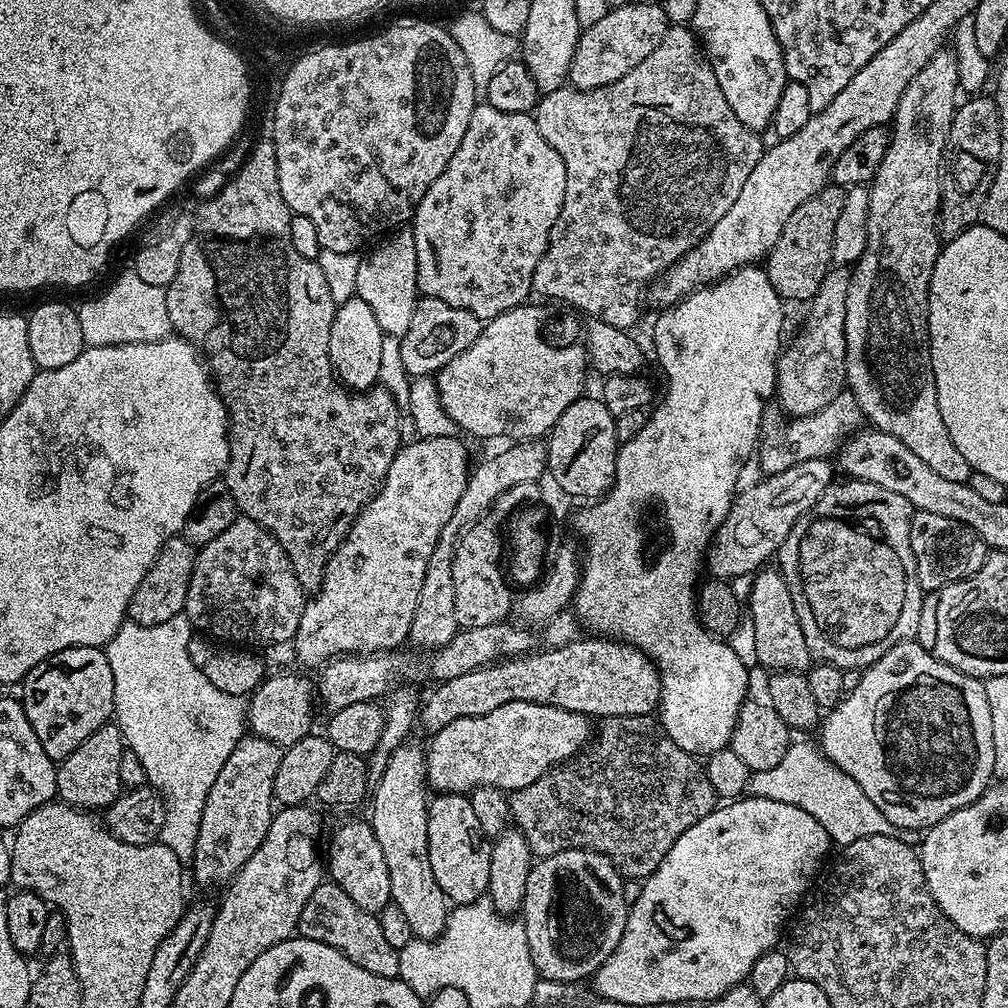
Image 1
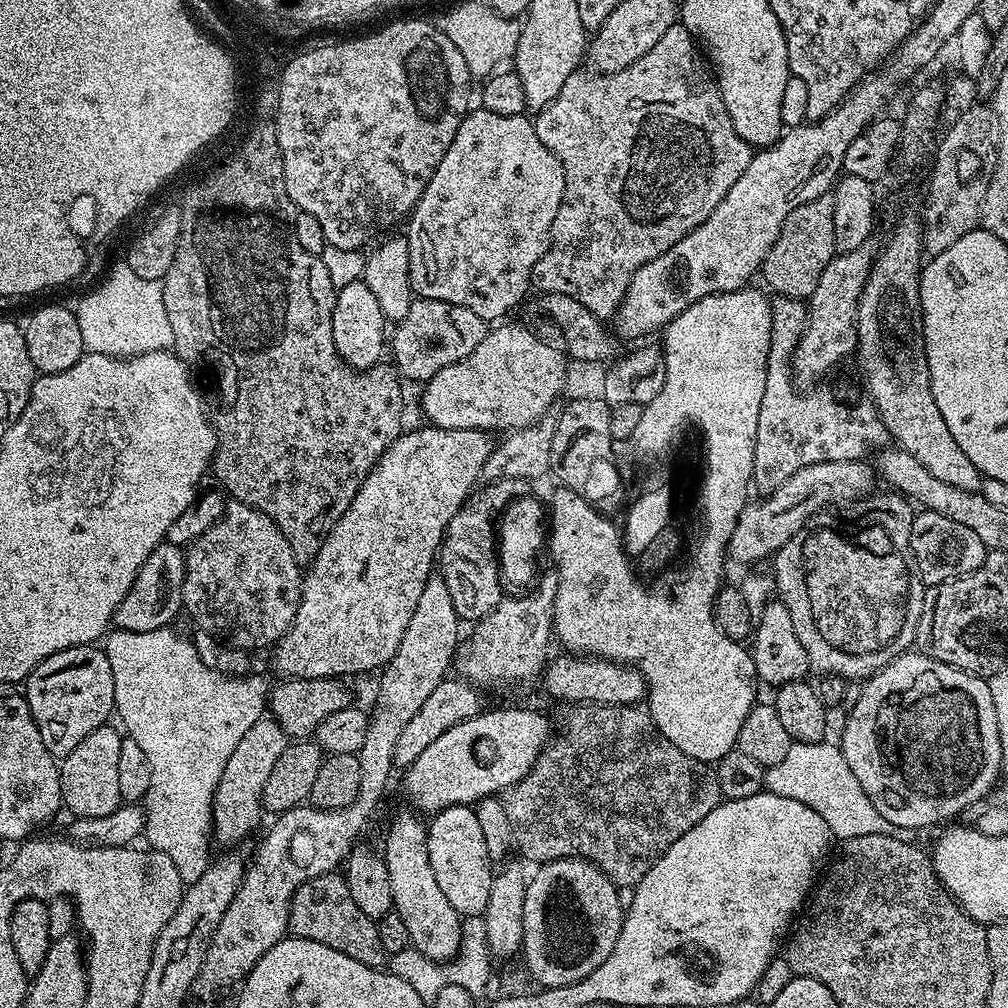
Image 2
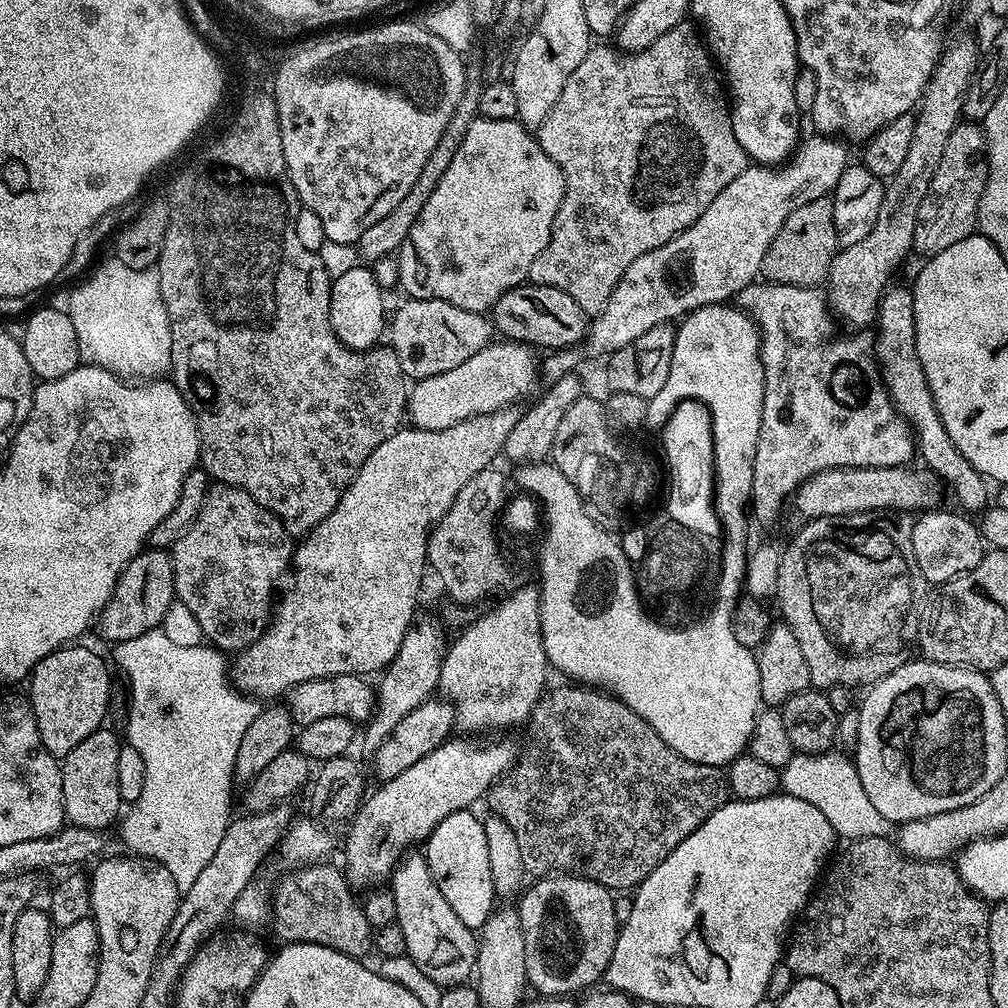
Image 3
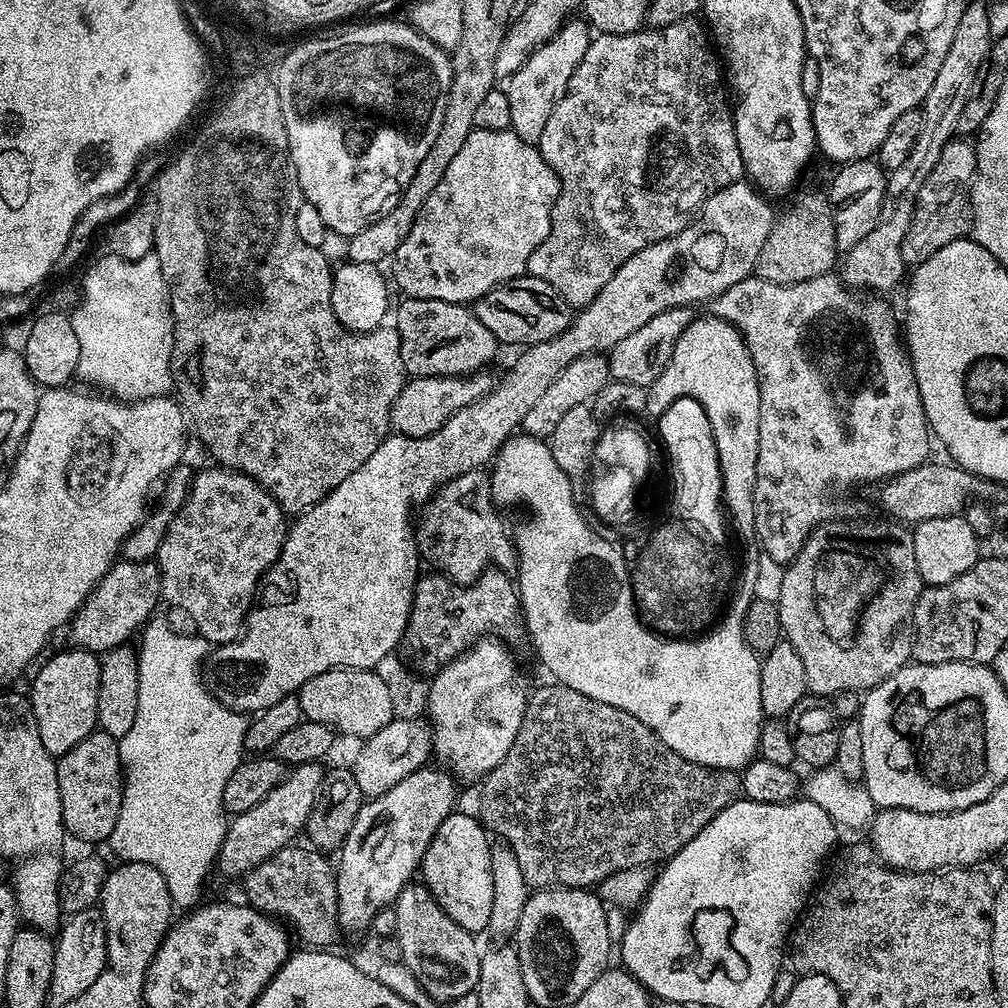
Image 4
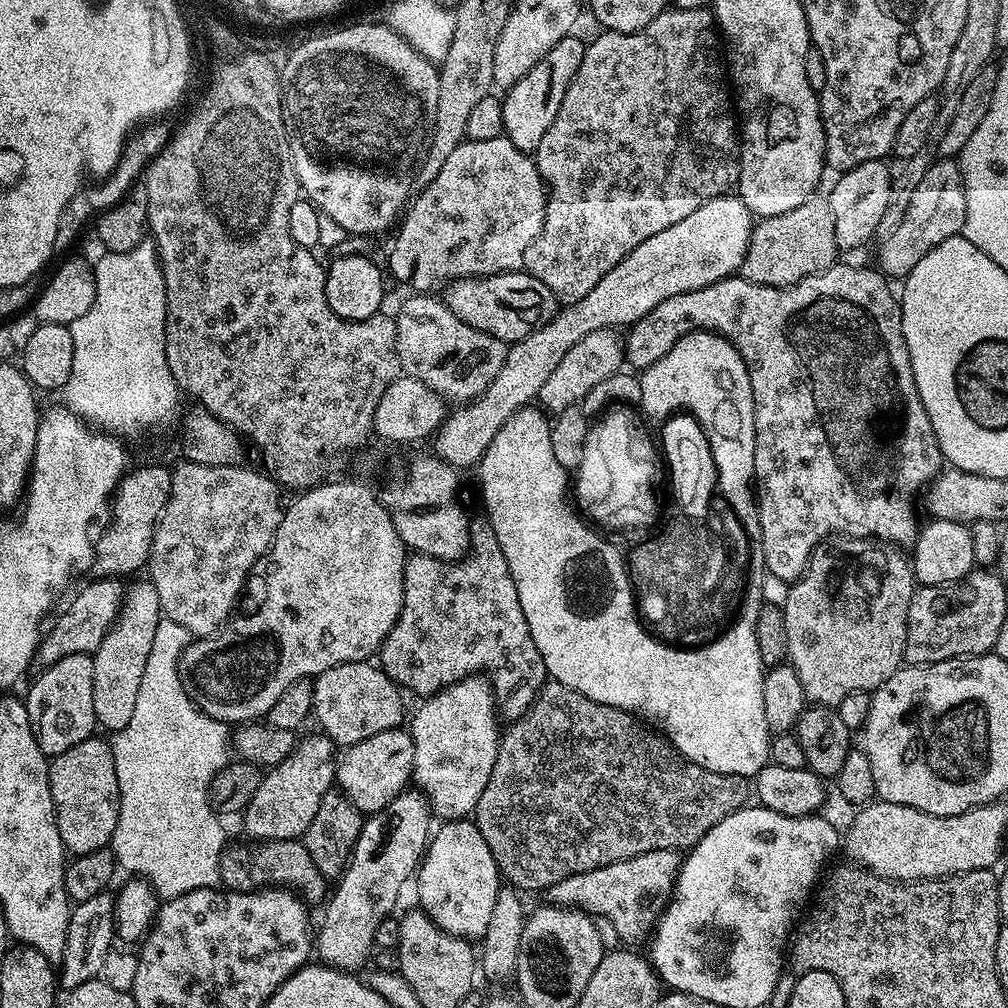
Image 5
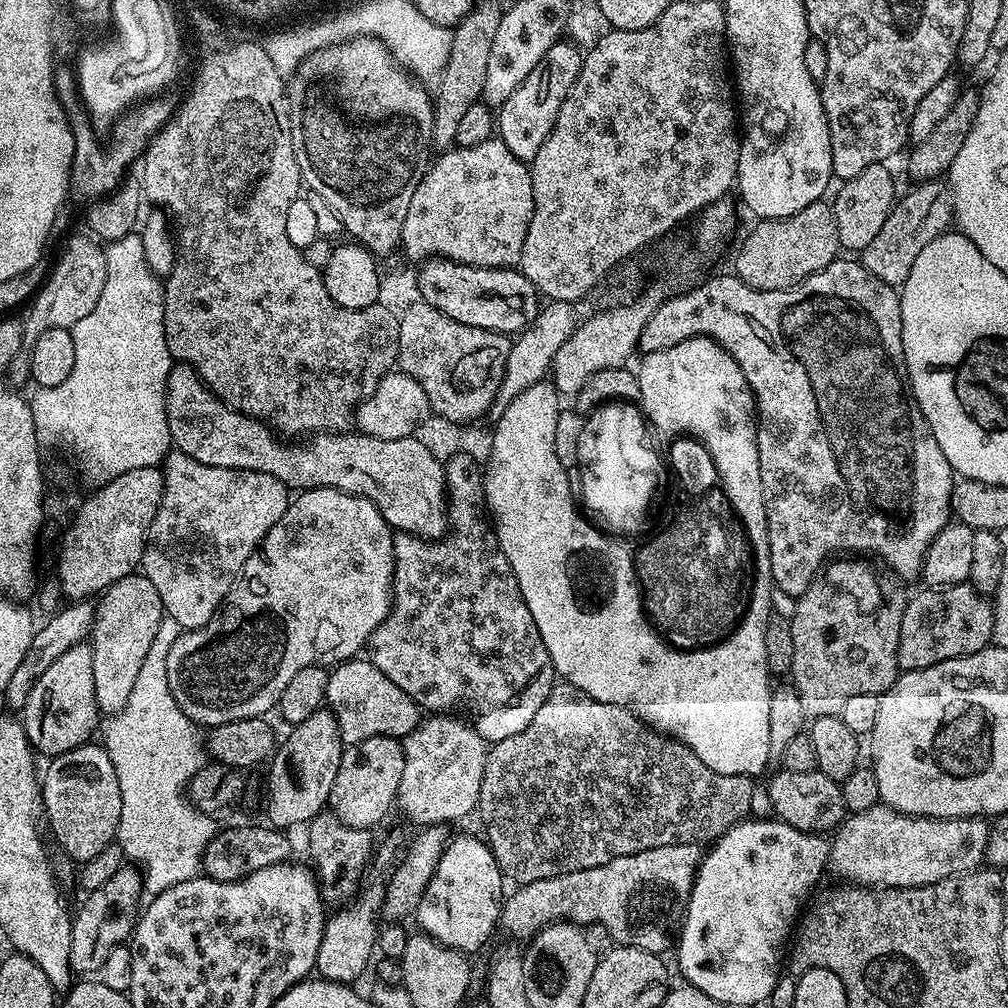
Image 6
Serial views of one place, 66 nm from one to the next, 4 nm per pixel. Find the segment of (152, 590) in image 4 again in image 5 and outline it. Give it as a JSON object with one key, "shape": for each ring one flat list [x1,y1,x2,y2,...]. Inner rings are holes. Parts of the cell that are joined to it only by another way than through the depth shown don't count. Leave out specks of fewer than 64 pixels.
{"shape":[[92,578,92,581,73,598,68,609,52,624,52,629,45,631,32,655,32,668,43,670,54,666,67,656,74,654,96,653,103,639,106,638,112,625,120,617,121,609,125,606,126,584,120,578]]}

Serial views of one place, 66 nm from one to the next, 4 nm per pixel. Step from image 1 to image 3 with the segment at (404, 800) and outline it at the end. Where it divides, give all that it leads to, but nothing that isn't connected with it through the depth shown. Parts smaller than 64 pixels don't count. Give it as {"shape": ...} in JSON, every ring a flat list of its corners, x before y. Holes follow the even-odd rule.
{"shape":[[412,850,396,866,390,877,390,891,396,907,396,925,406,937,406,955,430,978,441,986,463,984,473,979,476,971,478,936,454,914,450,902,442,898,442,890,434,882,423,851]]}

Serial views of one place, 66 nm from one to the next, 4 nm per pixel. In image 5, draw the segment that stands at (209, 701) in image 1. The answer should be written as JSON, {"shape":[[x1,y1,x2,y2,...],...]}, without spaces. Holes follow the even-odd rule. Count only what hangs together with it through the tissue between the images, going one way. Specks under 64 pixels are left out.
{"shape":[[160,619,143,671,134,716,110,740,120,791,118,826,110,845,112,855,123,871,125,868,133,877,147,880,161,901,173,900,190,890,217,887,221,883,220,854,226,847,221,817,212,806,210,793,212,780,230,762,230,728,201,712,182,686,180,656,193,639,186,626]]}

